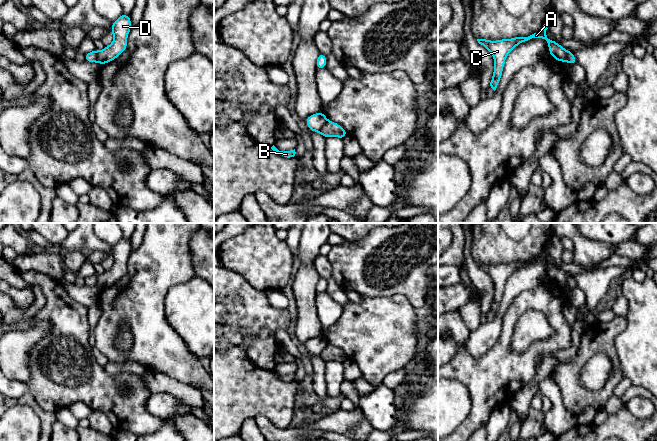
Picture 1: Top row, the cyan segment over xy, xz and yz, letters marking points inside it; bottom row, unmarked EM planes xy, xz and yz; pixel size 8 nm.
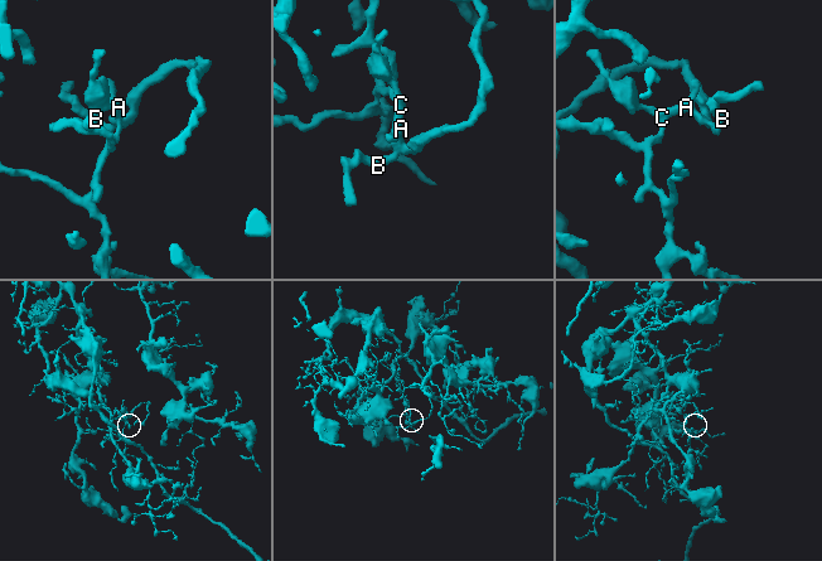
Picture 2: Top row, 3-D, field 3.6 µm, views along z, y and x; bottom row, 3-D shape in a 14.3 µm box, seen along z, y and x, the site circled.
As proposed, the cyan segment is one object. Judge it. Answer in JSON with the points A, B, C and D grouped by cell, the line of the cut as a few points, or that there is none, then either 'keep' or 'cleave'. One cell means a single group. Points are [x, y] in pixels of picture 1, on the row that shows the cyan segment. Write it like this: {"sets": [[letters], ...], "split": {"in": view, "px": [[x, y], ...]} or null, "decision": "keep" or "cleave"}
{"sets": [["A", "B", "C"], ["D"]], "split": {"in": "xz", "px": [[328, 120], [318, 131]]}, "decision": "cleave"}

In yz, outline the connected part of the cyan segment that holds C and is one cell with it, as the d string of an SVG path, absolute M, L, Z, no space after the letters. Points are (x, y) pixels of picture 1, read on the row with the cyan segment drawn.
M546 24L536 33L528 37L515 37L511 39L500 39L497 41L491 41L486 39L477 39L478 43L484 46L493 56L495 66L493 76L490 82L491 88L495 91L504 69L504 63L506 61L507 55L519 44L528 41L532 38L542 38L548 43L549 54L551 57L555 58L559 62L565 62L567 56L567 50L560 46L558 42L553 41L548 38L545 34L547 30Z

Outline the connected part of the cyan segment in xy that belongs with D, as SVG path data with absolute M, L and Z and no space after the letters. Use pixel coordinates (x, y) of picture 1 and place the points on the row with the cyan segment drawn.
M124 13L116 21L112 22L110 32L114 35L114 41L103 50L97 52L99 65L113 61L127 49L127 37L131 28L130 16Z

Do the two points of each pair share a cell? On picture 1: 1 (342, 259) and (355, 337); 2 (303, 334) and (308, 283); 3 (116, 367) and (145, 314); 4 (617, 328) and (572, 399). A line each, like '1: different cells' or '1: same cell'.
1: different cells
2: same cell
3: different cells
4: same cell

